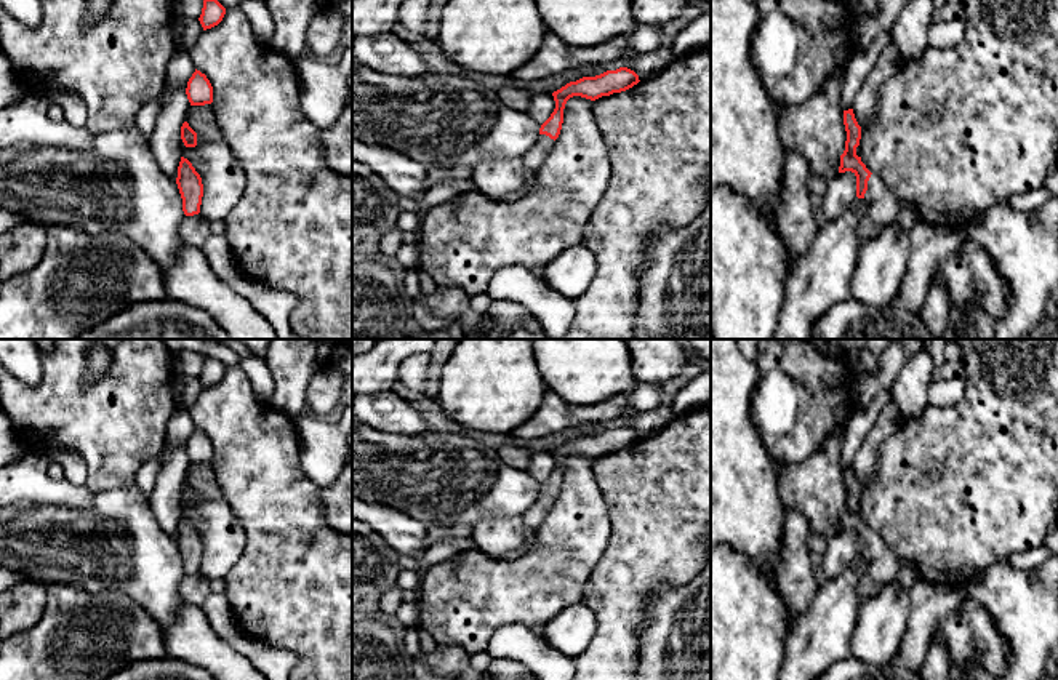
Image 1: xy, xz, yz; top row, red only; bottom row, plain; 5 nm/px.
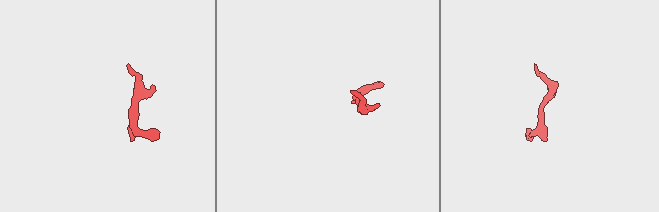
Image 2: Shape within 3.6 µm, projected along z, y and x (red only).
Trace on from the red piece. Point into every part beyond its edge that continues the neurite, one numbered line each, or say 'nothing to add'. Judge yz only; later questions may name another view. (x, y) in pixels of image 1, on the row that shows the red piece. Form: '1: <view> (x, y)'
1: yz (882, 207)

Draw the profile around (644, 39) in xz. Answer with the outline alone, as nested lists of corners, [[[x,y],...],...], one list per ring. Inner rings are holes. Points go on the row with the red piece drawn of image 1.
[[[639,24],[634,29],[634,32],[627,37],[632,51],[645,54],[656,50],[661,45],[659,43],[661,30],[663,30],[661,26]]]

